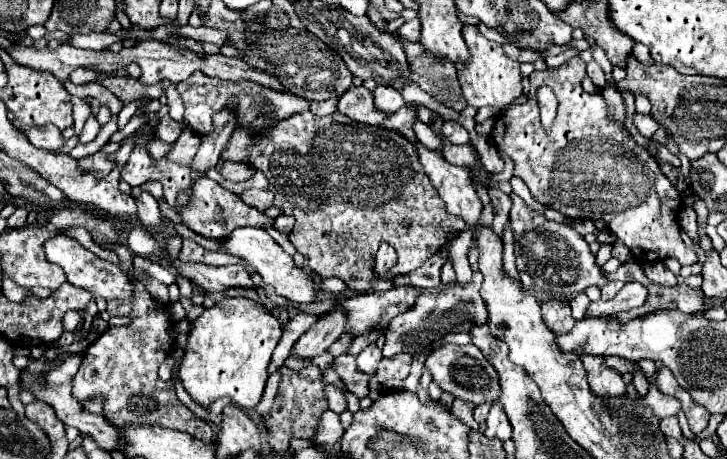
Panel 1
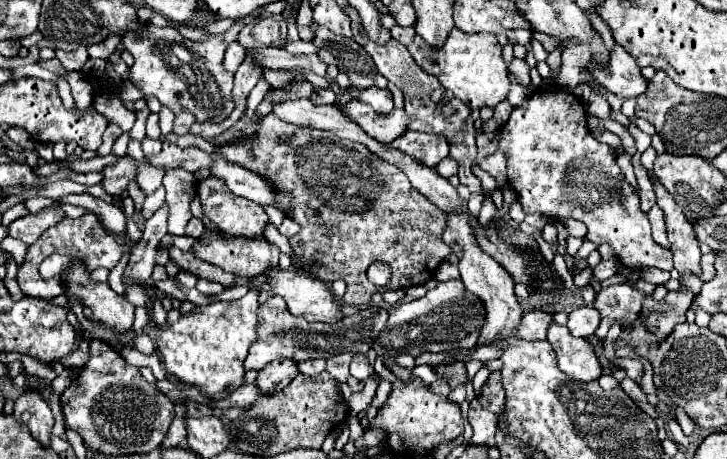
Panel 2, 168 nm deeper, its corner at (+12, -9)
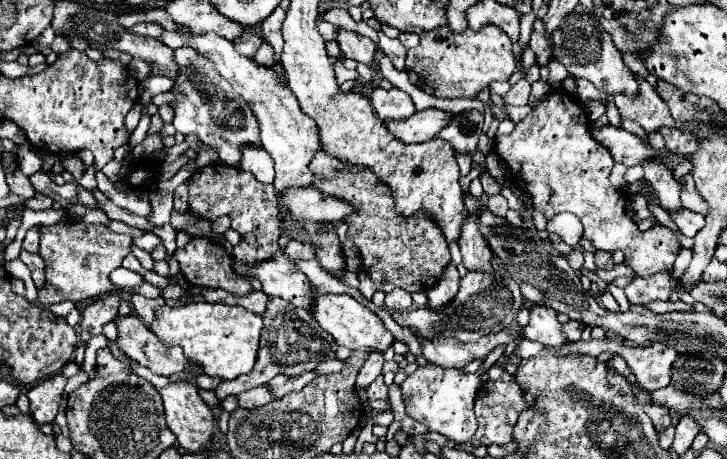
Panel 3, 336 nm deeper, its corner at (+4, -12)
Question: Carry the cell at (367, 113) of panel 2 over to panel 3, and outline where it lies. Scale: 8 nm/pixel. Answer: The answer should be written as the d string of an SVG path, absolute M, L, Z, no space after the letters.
M428 108L428 110L412 114L408 120L388 122L386 128L404 144L428 142L428 140L438 138L440 128L444 128L444 124L448 124L450 118L452 118L452 114L448 114L448 112Z

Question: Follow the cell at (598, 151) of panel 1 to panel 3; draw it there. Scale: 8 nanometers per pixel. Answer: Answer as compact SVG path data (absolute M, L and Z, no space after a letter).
M562 90L548 94L510 134L496 136L494 150L508 164L514 184L532 196L534 206L542 210L546 218L560 212L576 214L584 226L582 236L598 250L622 250L626 256L624 264L628 264L636 276L648 278L672 270L682 248L680 242L666 226L656 224L654 228L640 232L630 220L626 214L626 196L608 180L614 160L604 146L592 140L588 116L578 100Z

